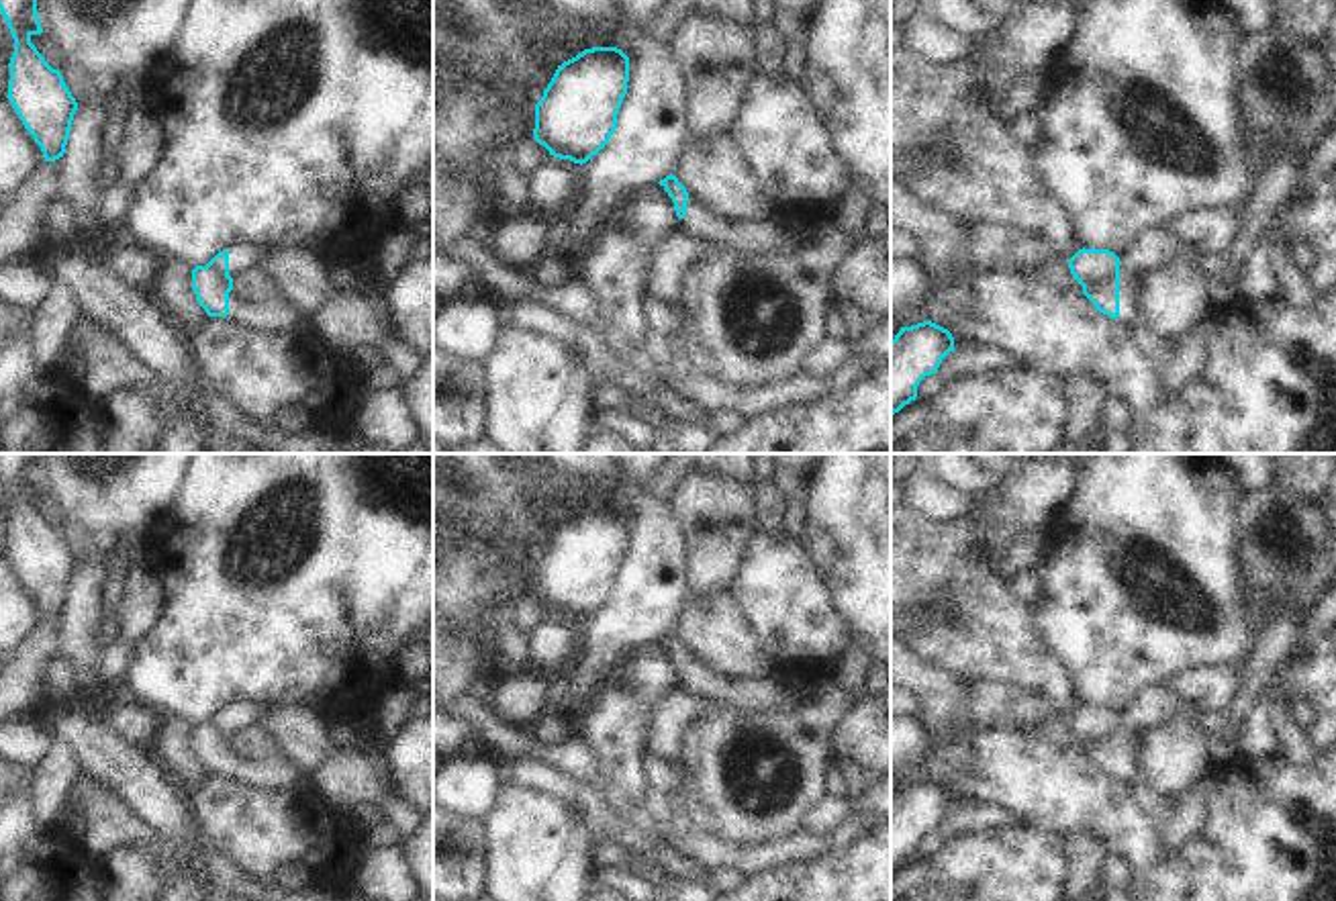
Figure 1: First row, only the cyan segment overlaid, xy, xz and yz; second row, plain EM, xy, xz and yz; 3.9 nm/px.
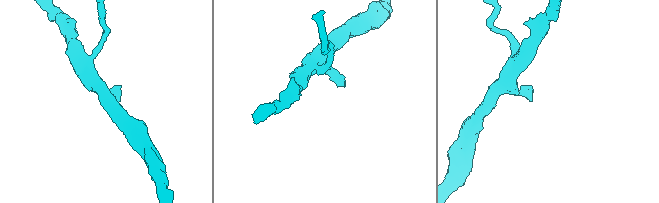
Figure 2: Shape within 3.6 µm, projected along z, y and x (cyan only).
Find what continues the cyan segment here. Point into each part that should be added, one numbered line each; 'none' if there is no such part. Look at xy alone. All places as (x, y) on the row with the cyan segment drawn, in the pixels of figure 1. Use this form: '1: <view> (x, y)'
1: xy (244, 256)

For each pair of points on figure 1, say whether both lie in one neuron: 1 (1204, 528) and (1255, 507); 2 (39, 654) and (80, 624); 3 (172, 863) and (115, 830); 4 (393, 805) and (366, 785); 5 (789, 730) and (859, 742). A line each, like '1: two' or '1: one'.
1: two
2: two
3: one
4: two
5: two

